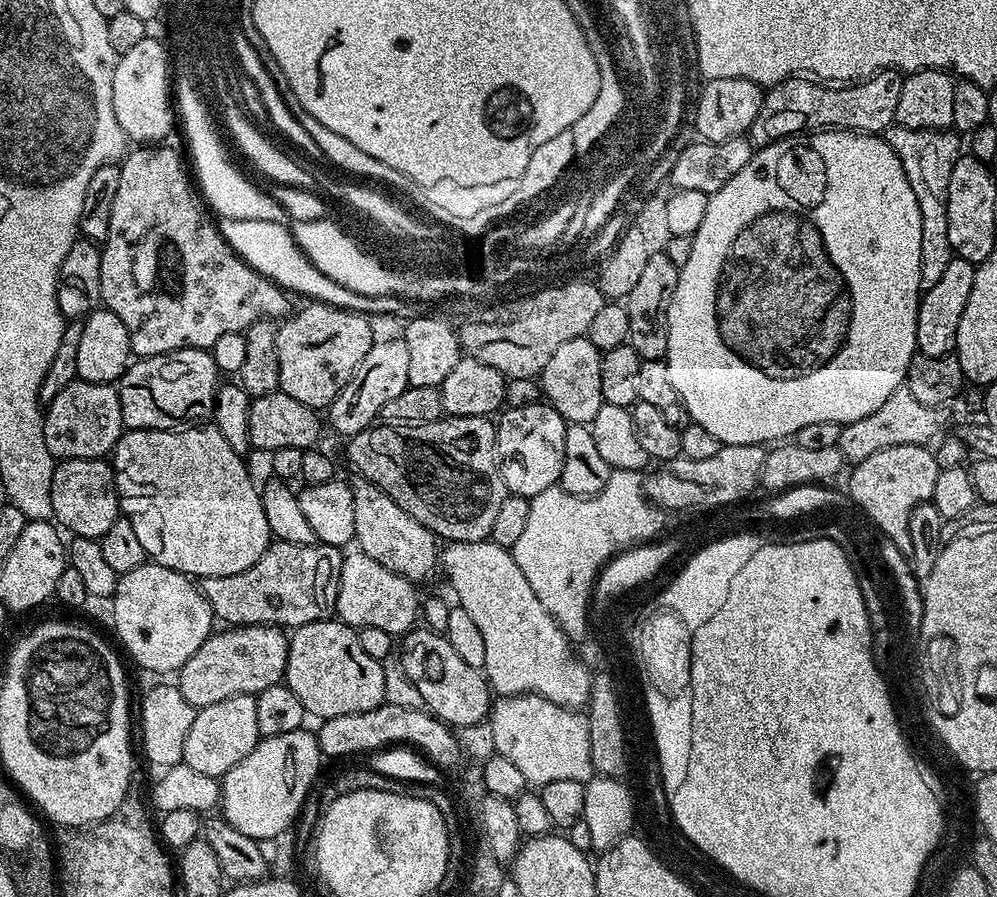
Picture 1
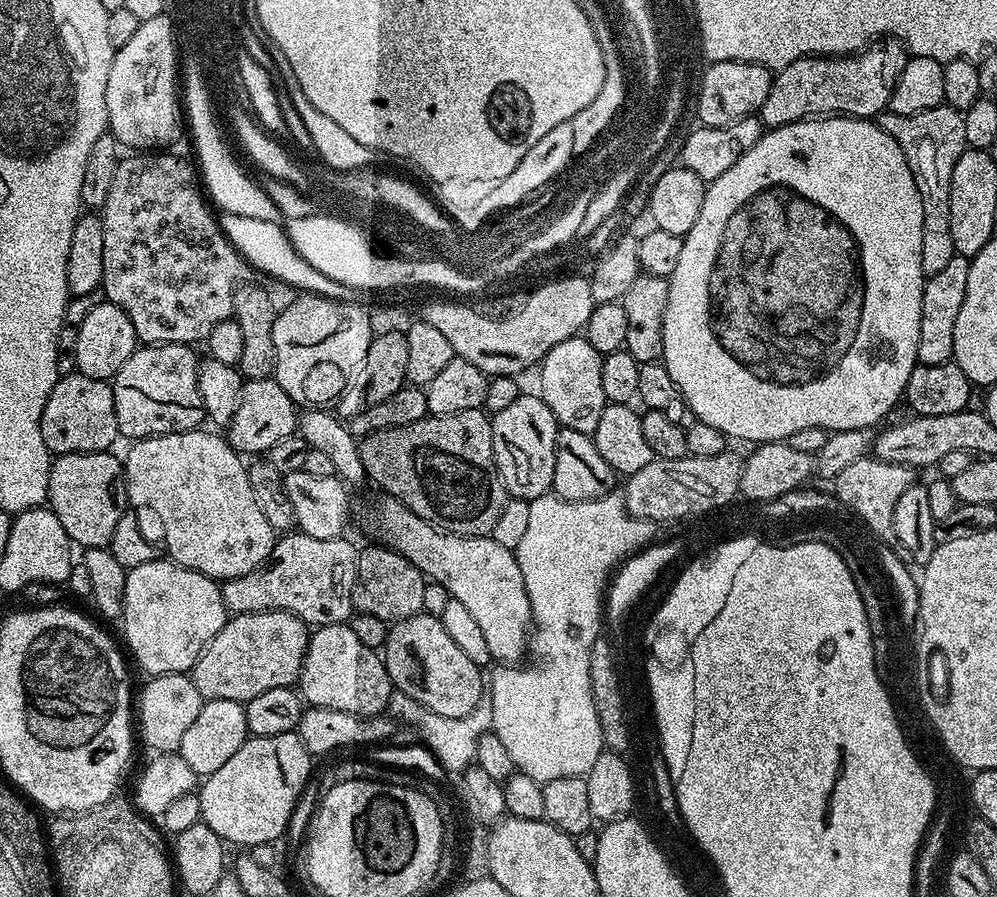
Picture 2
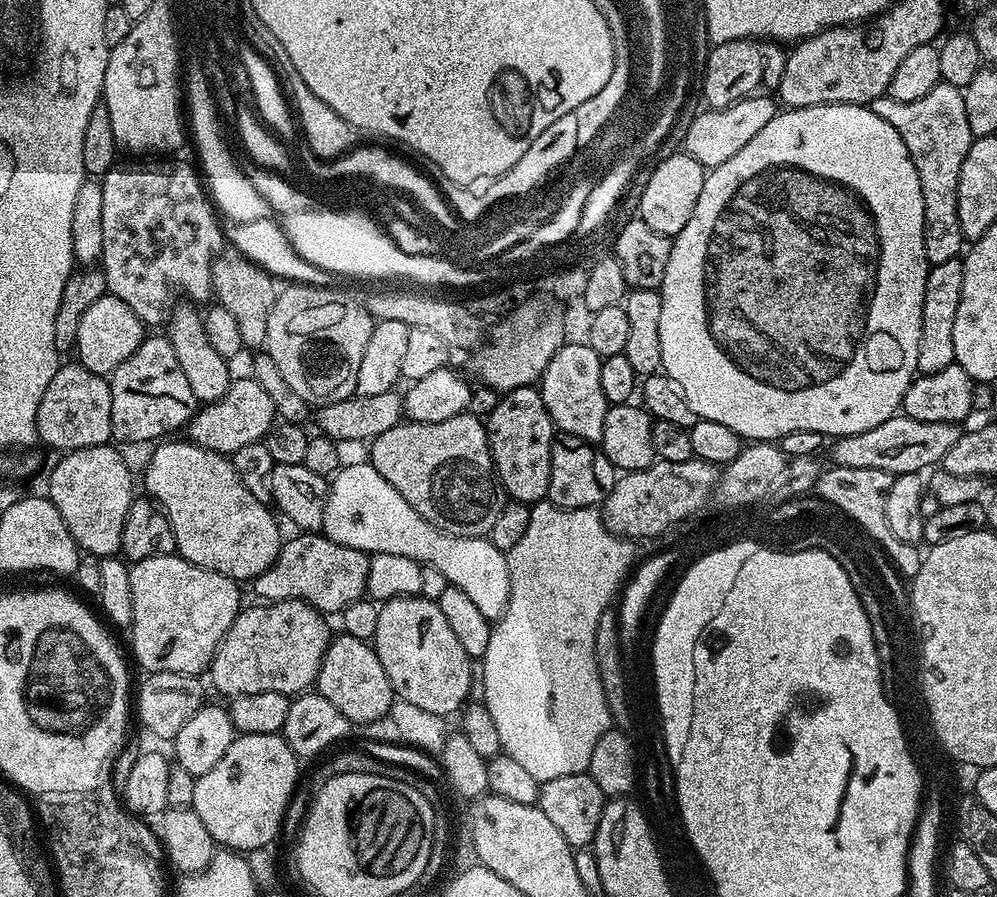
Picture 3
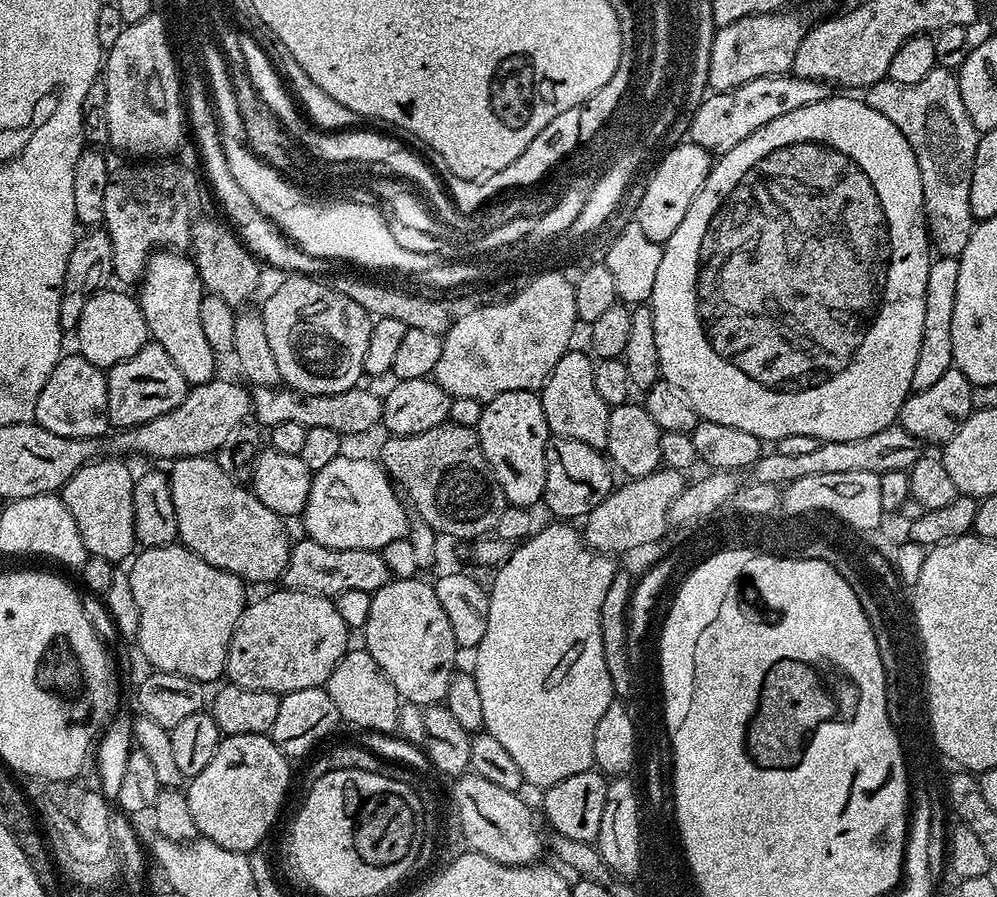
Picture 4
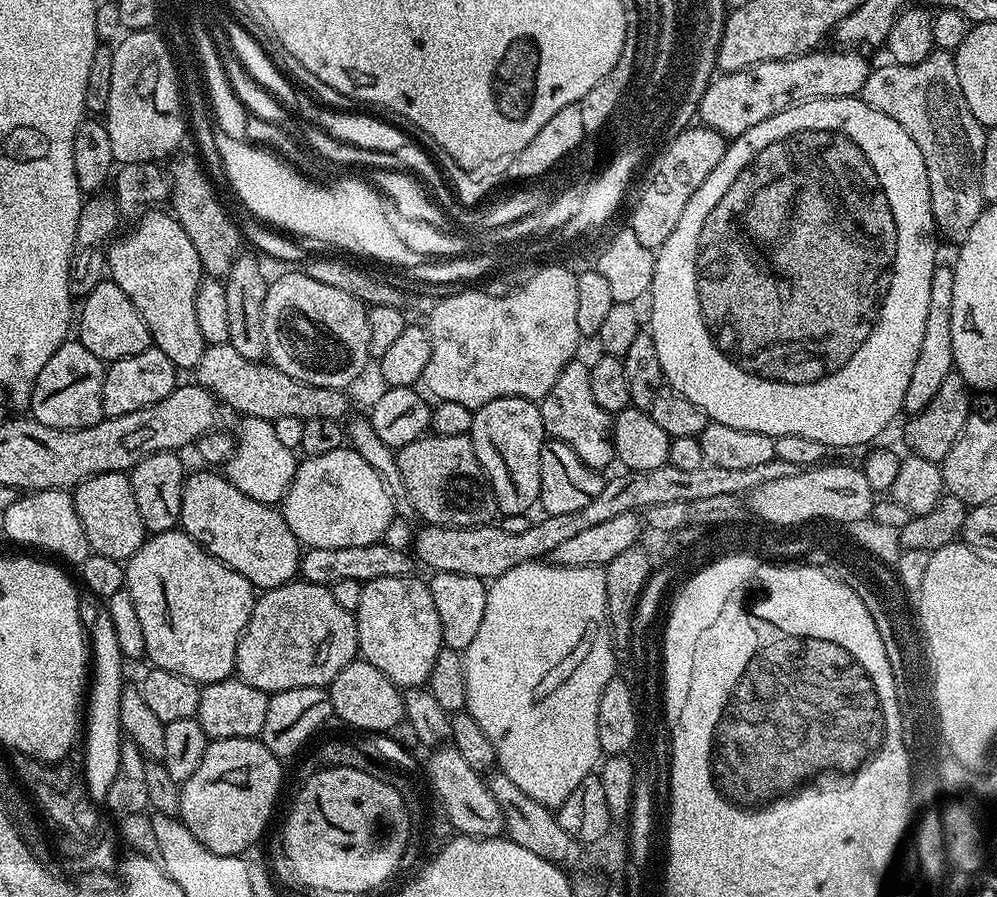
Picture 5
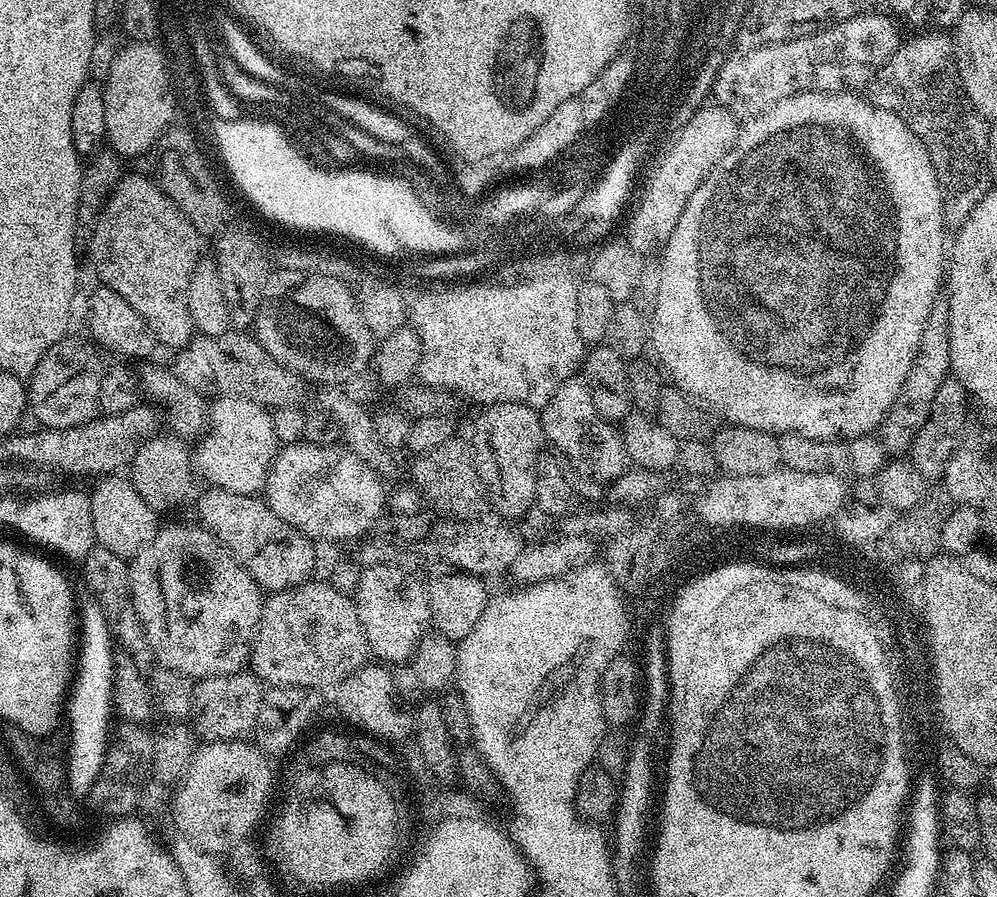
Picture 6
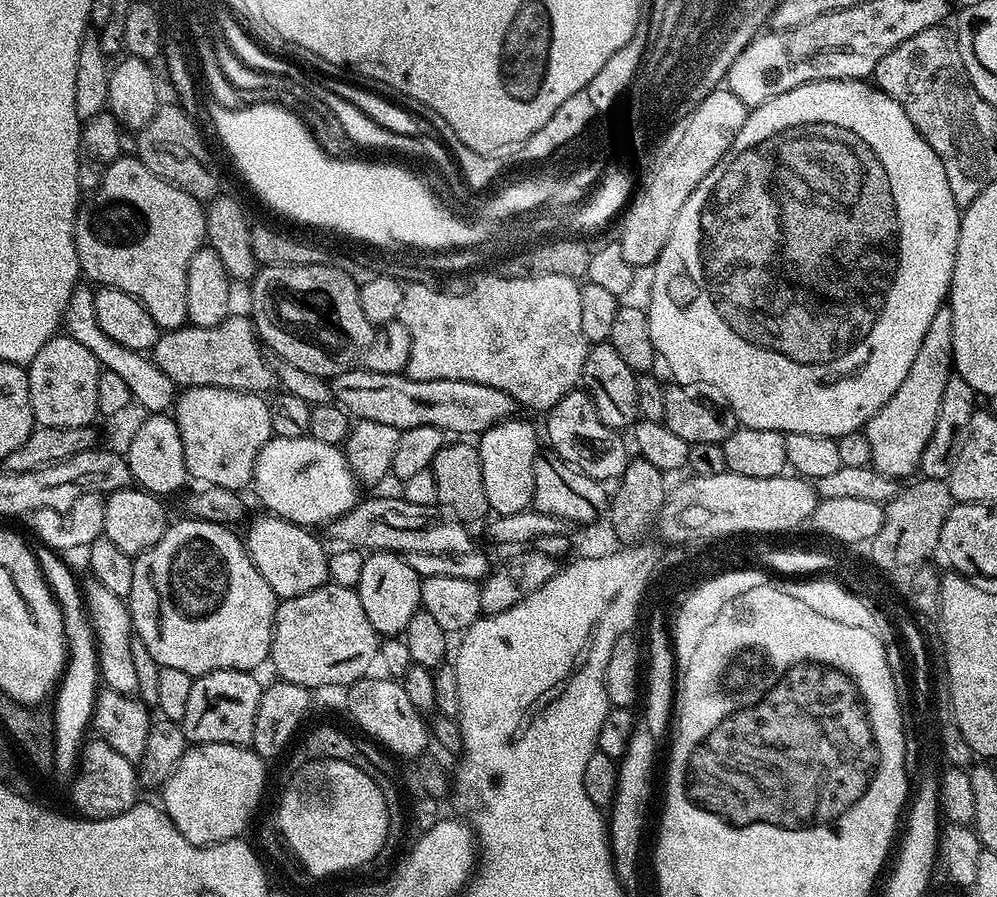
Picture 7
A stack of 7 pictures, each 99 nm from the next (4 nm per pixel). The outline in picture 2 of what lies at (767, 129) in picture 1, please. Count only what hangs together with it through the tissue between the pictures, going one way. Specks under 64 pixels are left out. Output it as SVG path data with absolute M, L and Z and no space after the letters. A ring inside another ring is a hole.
M876 42L871 46L852 53L851 56L839 58L817 58L803 56L800 60L790 62L790 66L779 69L773 75L770 94L762 102L759 118L765 129L781 128L784 124L793 124L809 118L826 116L854 116L857 118L876 118L889 107L891 94L896 88L896 81L904 68L906 49L899 42Z

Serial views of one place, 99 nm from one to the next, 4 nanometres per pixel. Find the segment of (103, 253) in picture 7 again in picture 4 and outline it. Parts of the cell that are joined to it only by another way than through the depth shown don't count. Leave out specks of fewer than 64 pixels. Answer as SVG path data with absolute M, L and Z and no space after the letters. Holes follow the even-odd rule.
M157 250L144 268L139 288L140 309L146 318L149 337L160 344L166 354L170 354L170 362L182 370L190 386L205 384L213 379L217 375L218 354L210 342L206 342L202 331L201 307L206 293L195 260L176 250Z

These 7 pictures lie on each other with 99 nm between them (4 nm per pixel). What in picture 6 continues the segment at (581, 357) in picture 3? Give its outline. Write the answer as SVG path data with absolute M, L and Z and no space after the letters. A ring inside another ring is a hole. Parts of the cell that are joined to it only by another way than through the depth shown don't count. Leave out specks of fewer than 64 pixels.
M577 374L566 378L566 382L562 382L562 386L558 386L558 390L554 390L554 398L550 398L550 402L546 402L546 406L539 409L539 413L544 440L551 447L562 450L562 454L566 454L566 458L570 458L572 465L583 476L588 476L597 482L611 482L617 480L626 471L629 459L620 437L619 427L613 421L603 420L598 414L598 409L594 406L594 398L590 394L590 386L583 375Z

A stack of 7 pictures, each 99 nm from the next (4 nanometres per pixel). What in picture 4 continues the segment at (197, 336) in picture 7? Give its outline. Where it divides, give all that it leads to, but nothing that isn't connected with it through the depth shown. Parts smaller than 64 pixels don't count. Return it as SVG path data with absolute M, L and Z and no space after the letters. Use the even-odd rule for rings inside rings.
M256 386L251 389L252 412L265 426L298 422L303 428L326 426L345 438L360 436L382 421L383 399L365 386L342 390L342 394L306 394L287 386Z

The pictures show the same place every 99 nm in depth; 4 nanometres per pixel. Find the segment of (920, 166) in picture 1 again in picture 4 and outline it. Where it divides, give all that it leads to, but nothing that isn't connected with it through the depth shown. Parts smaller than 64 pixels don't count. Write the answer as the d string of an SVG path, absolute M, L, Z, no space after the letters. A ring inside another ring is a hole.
M937 66L912 85L885 78L871 84L862 99L878 110L878 114L890 118L914 150L922 178L924 223L928 225L931 247L935 251L937 248L940 256L960 257L974 227L970 206L971 174L981 133L977 132L974 122L970 122L966 106L962 106L957 73Z

